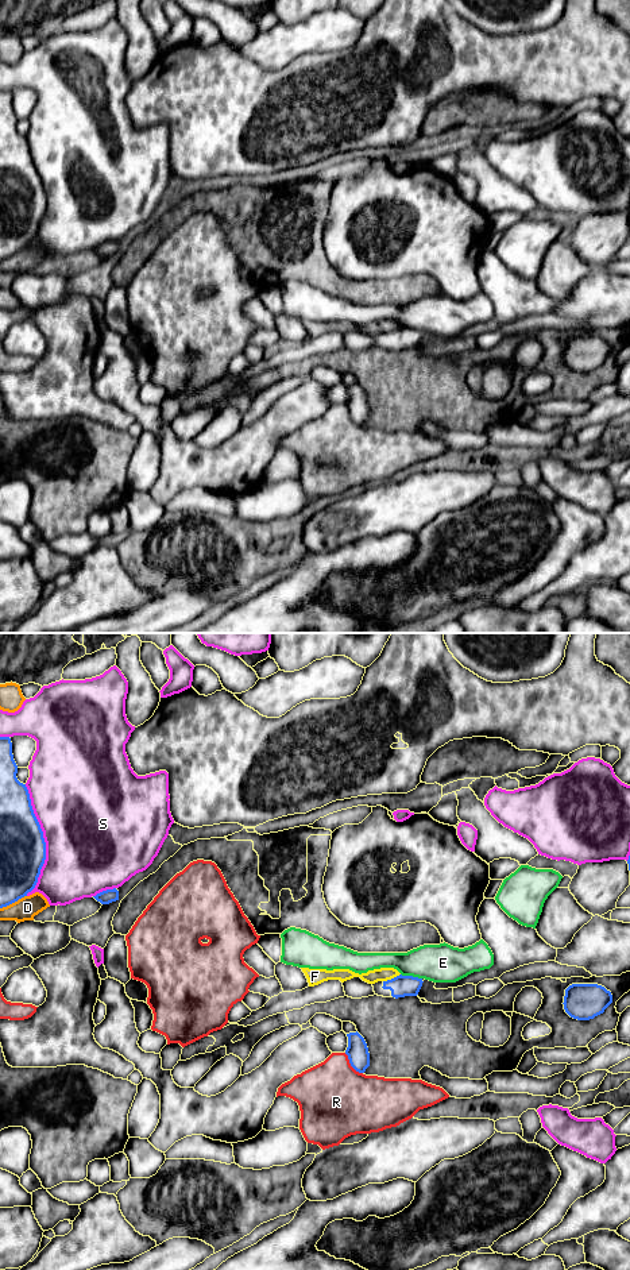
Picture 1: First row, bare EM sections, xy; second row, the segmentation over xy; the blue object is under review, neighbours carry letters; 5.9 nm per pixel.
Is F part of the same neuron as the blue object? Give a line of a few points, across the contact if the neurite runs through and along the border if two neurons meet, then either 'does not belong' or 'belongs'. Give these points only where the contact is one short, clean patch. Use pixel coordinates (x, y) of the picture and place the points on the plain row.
line xy (399, 325), (383, 334); does not belong

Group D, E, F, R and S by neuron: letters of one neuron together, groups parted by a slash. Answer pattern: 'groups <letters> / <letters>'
groups D / E / F / R / S

